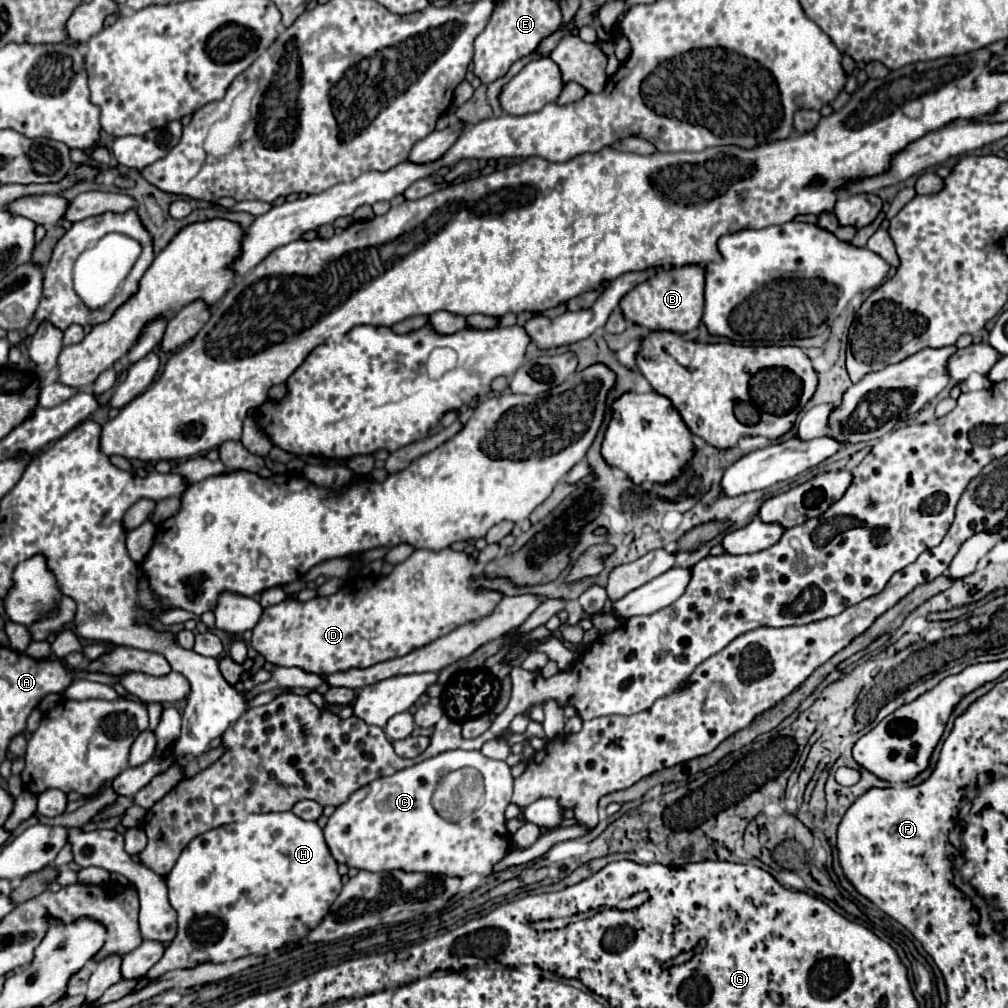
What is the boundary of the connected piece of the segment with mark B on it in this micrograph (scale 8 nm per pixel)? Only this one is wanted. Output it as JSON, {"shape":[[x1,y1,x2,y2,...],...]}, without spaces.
{"shape":[[682,266,658,270,650,280,632,288,622,300,620,308,626,320,632,320,648,330,670,330,670,332,690,332,702,324,704,312,704,268,702,266]]}

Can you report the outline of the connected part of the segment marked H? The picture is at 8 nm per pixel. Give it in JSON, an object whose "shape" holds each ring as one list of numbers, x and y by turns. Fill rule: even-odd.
{"shape":[[292,812,250,814,244,822,226,824,196,836,182,850,172,872,166,876,166,884,170,906,178,912,178,936,170,942,162,960,150,968,148,978,152,980,176,968,194,968,198,962,190,960,190,954,196,950,206,952,212,962,226,962,250,954,266,954,296,942,322,922,342,890,336,860,330,856,322,828]]}

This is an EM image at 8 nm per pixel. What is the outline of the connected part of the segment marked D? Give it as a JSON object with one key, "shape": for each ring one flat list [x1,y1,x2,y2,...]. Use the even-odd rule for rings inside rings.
{"shape":[[444,548,440,552,414,550,410,558,396,564,392,574,378,580,354,578,346,582,336,594,324,598,312,598,308,602,284,600,276,606,264,610,260,622,252,630,250,646,266,658,266,662,284,668,300,668,304,672,334,674,350,668,370,668,374,664,406,656,414,648,424,648,426,644,438,640,438,636,450,634,454,628,466,622,478,622,500,604,504,594,500,590,472,588,472,566,476,560,466,552,456,552]]}

